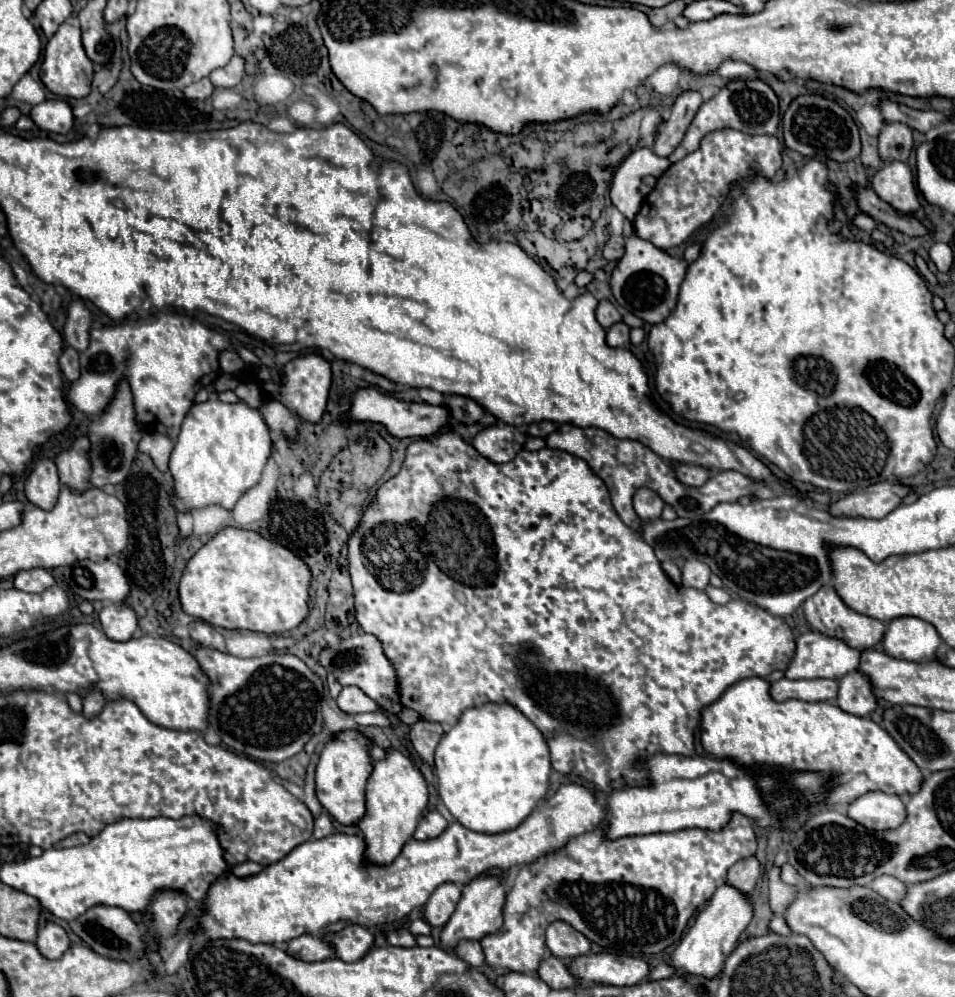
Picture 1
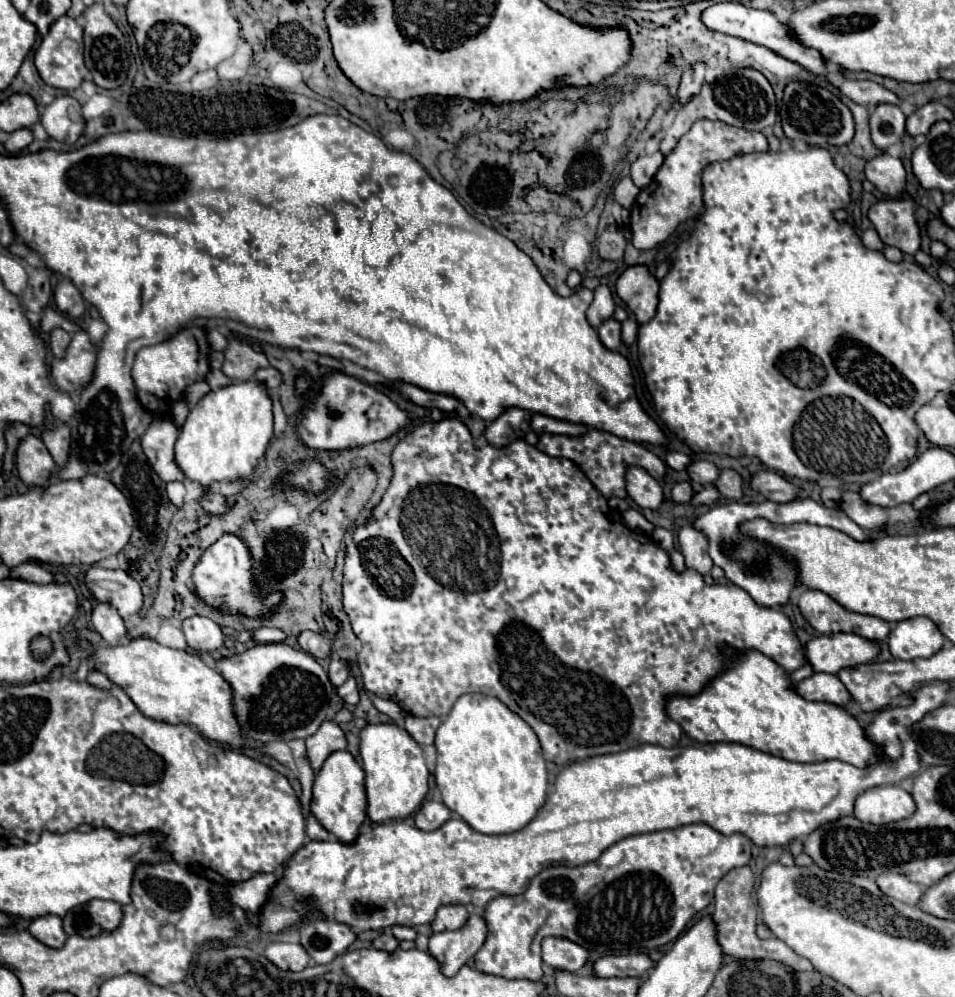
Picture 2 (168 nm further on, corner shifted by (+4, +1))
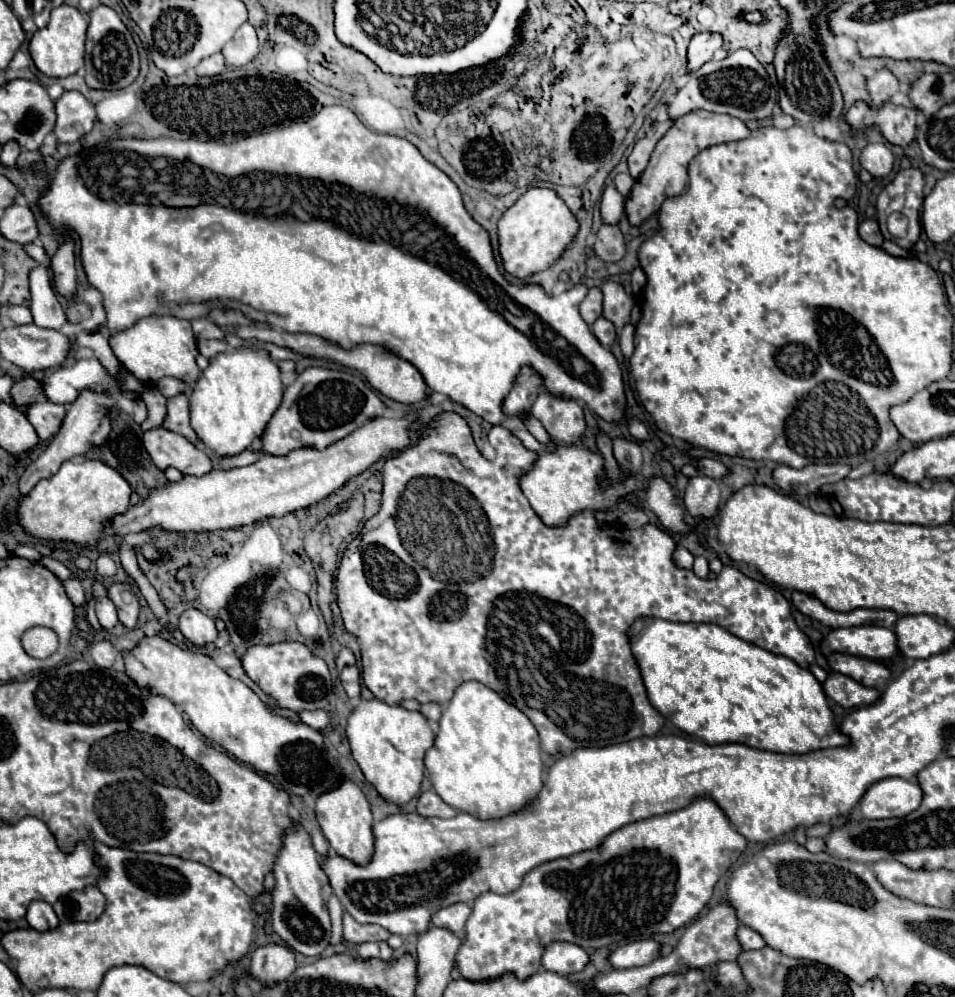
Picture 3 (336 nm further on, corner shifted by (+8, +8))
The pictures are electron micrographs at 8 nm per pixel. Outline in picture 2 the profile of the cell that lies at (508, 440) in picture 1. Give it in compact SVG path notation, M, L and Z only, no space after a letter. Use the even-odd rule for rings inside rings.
M514 407L514 409L504 411L498 419L494 419L486 427L484 437L490 445L502 449L502 447L510 445L512 441L522 439L524 437L524 427L526 427L526 433L528 433L530 431L530 411Z

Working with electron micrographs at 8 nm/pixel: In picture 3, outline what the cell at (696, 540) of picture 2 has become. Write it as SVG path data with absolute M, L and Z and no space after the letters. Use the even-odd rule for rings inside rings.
M694 476L688 480L686 492L684 492L684 506L686 512L694 520L712 518L720 504L720 488L718 482L708 476Z

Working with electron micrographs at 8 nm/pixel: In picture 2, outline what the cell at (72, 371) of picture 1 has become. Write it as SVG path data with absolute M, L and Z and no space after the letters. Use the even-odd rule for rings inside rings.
M54 329L50 333L50 349L52 349L52 353L56 357L64 357L66 345L70 345L70 333L66 333L64 329Z

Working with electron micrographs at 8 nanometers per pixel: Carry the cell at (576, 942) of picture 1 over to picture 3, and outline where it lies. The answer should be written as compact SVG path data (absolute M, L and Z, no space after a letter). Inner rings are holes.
M552 942L550 946L546 946L542 956L544 970L550 970L562 976L576 974L584 970L586 964L588 964L588 954L580 946L570 942Z

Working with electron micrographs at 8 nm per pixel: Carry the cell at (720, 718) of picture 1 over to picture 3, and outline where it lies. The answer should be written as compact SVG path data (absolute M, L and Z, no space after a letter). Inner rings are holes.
M638 618L628 630L650 704L682 732L706 744L742 742L760 750L806 754L822 746L842 746L846 736L836 728L826 694L816 678L784 656L744 642L716 624L684 624L662 618Z

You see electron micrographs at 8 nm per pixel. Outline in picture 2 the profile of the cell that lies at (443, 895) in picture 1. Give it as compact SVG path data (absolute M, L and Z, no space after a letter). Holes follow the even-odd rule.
M442 905L442 909L438 909L430 927L432 931L460 929L466 923L466 919L468 919L468 909L464 905Z

